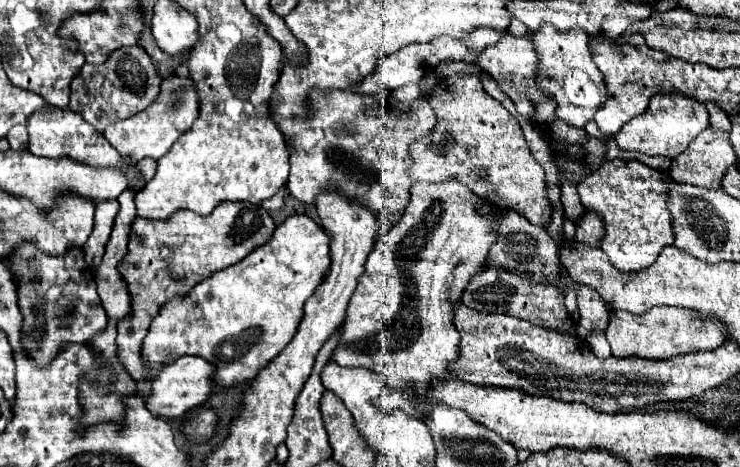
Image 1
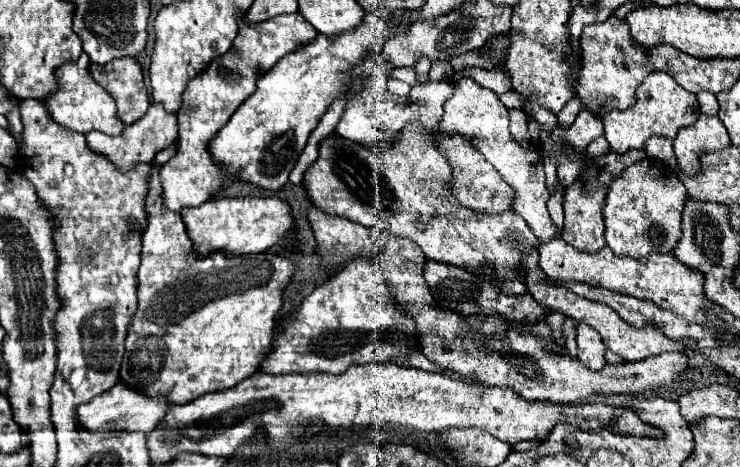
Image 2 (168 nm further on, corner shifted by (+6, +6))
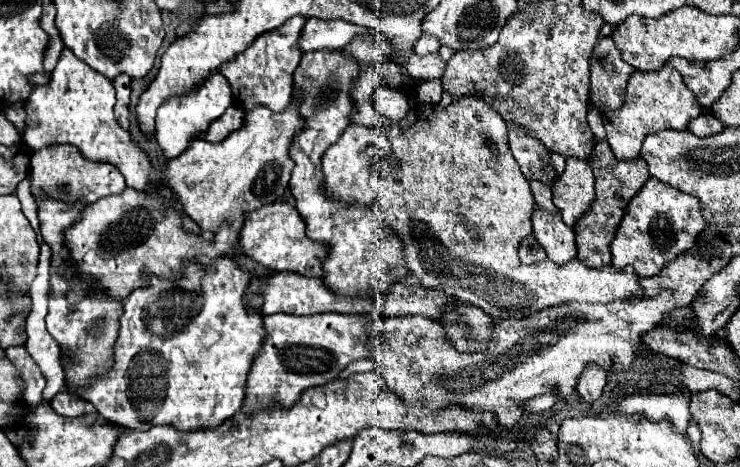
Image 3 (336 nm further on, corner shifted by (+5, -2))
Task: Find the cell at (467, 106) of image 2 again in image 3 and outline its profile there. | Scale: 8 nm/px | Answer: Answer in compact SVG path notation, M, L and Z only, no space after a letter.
M529 182L535 194L535 214L533 214L533 236L539 240L547 258L555 264L565 264L577 256L575 230L563 224L559 208L551 200L551 188L547 184Z

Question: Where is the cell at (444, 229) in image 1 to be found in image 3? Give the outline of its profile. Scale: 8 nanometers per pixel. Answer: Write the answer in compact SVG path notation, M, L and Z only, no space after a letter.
M271 314L263 318L263 328L267 336L261 350L253 358L253 366L247 376L243 414L253 414L255 410L267 408L291 408L299 402L301 394L311 386L323 386L339 376L339 372L353 360L369 358L371 324L375 318L371 314Z

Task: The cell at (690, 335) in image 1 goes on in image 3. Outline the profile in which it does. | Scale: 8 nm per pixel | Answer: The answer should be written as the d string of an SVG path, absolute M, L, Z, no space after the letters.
M527 236L521 240L518 255L522 264L535 264L547 258L545 250L539 246L535 236Z

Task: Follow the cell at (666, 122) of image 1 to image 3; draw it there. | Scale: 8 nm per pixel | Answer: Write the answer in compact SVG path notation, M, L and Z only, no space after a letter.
M665 64L659 72L633 72L625 88L625 102L619 110L603 114L603 124L607 130L607 140L613 154L619 160L633 160L639 156L639 148L647 134L659 132L665 128L687 130L687 120L699 116L701 106L697 104L695 94L685 86L683 78L675 68Z

